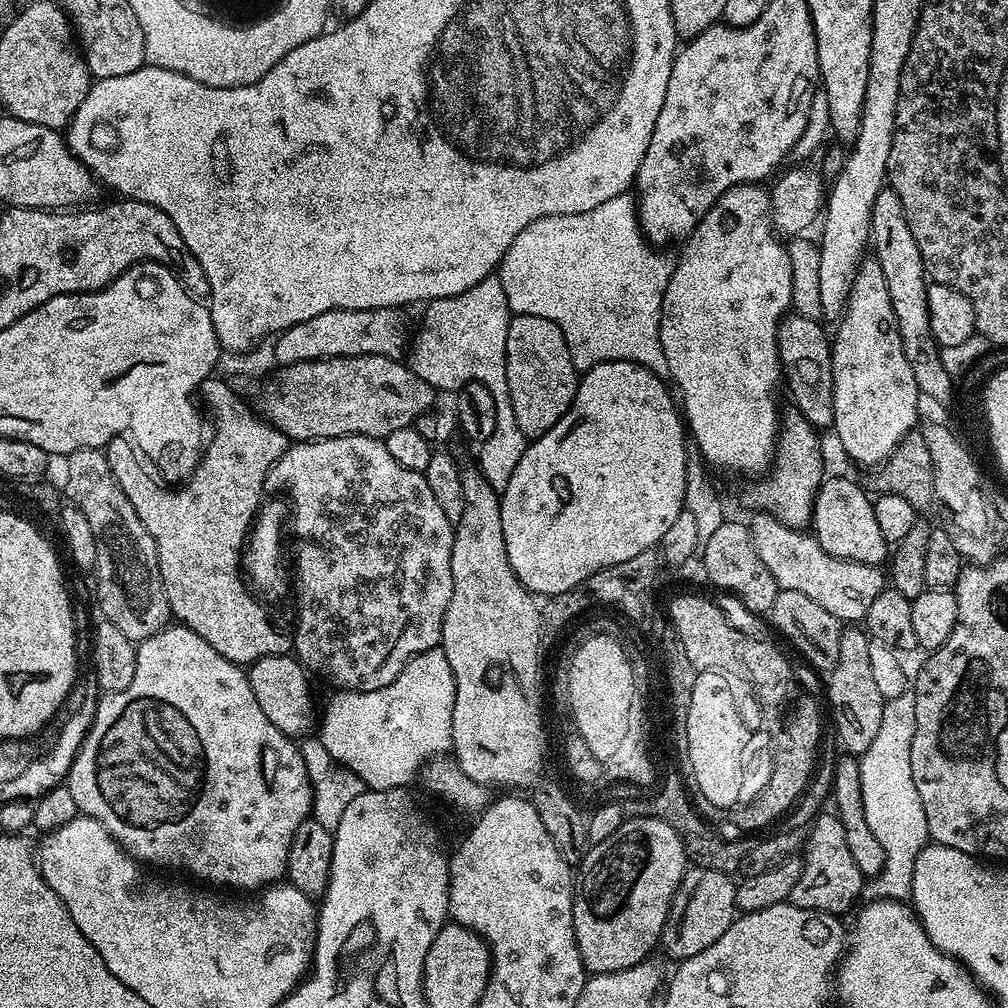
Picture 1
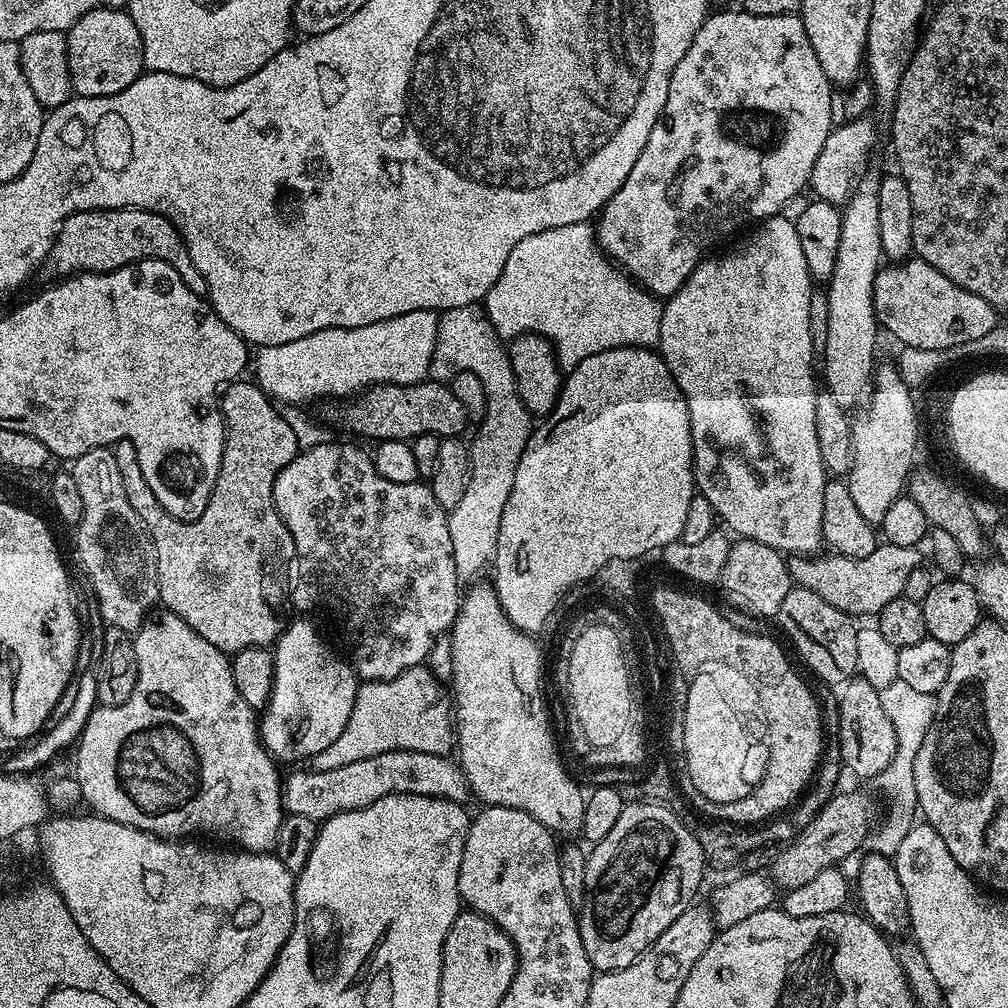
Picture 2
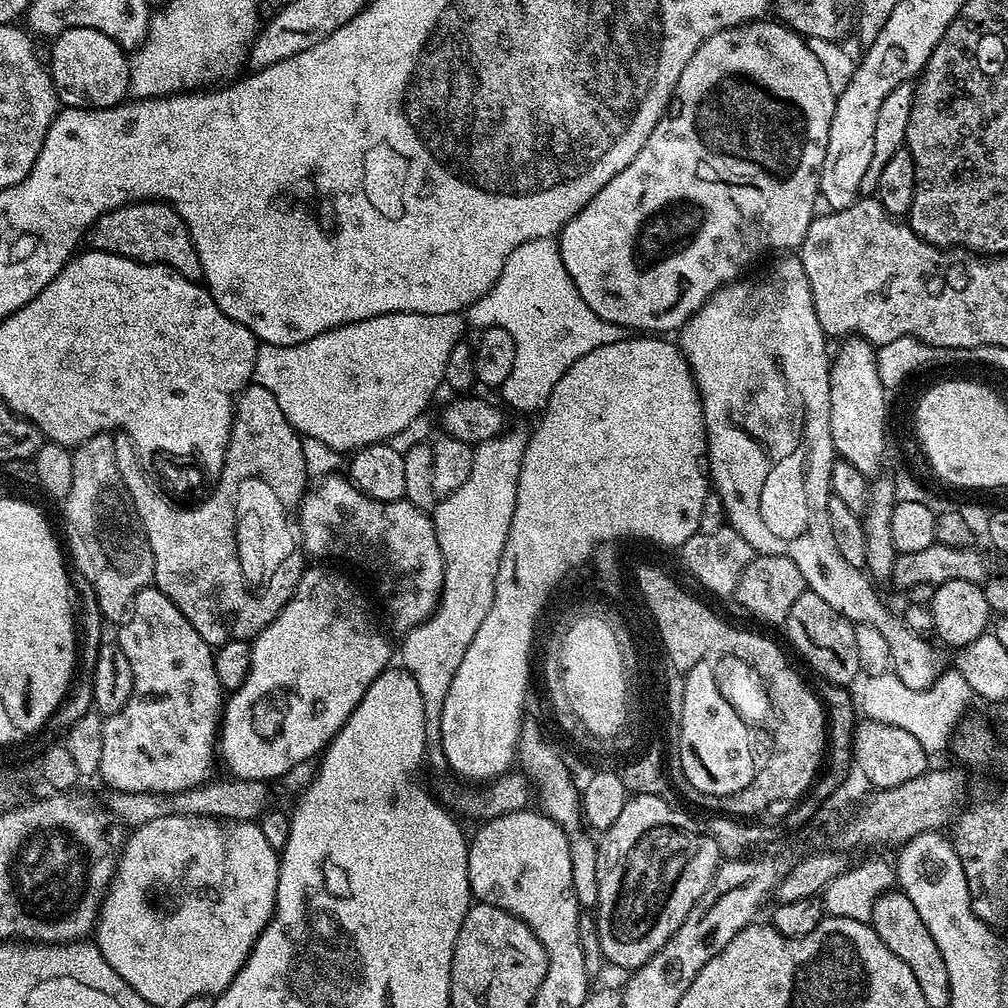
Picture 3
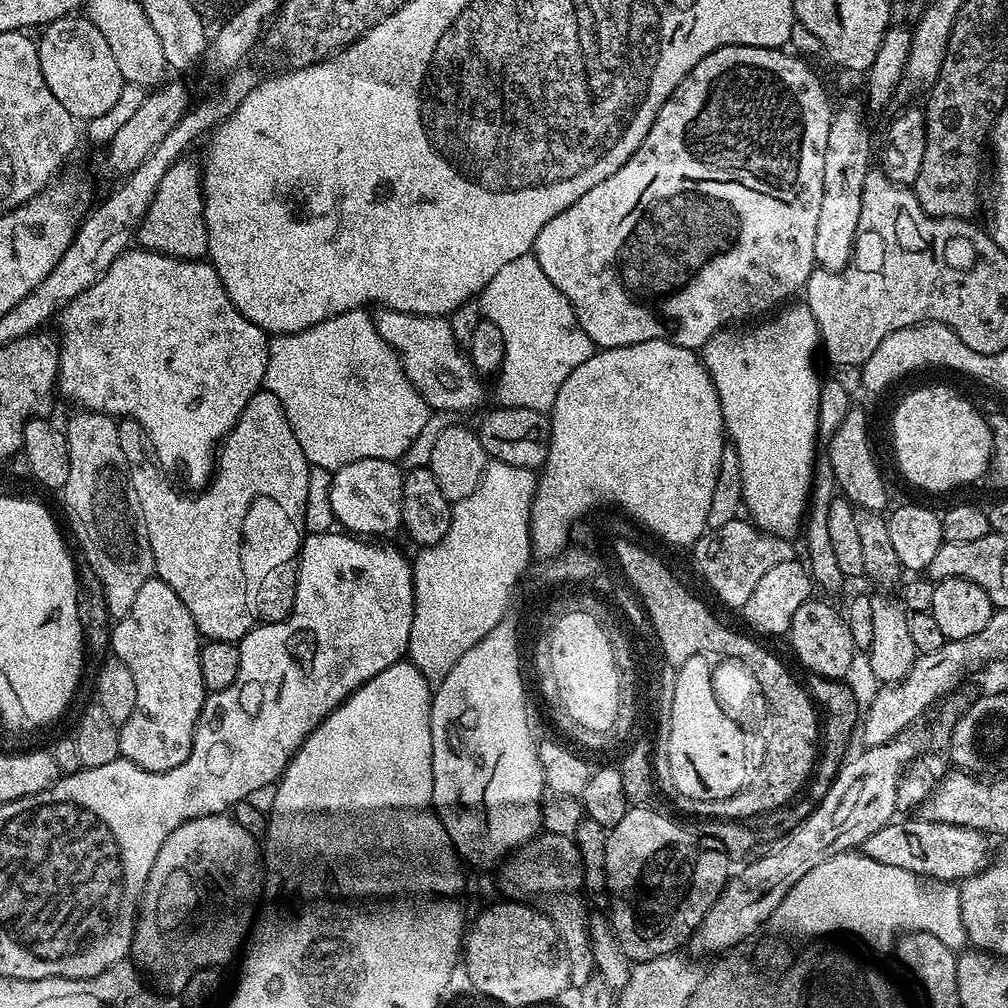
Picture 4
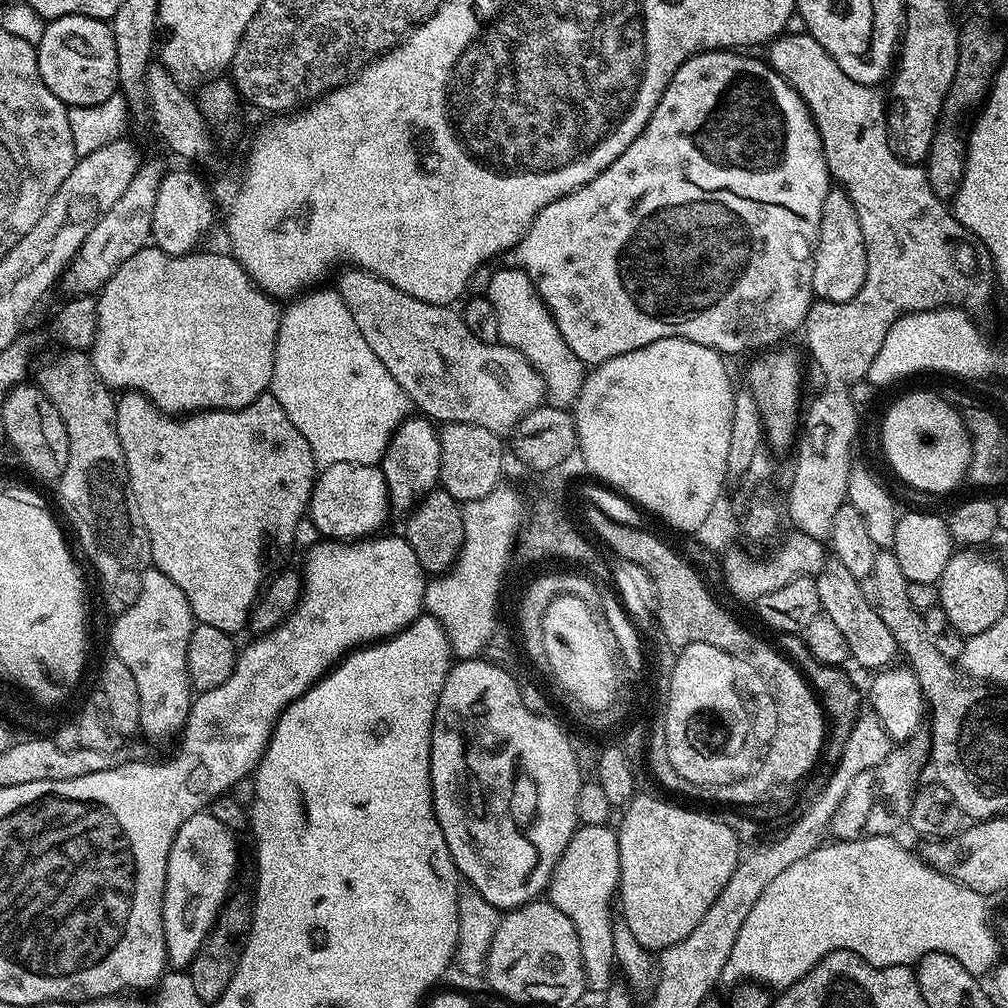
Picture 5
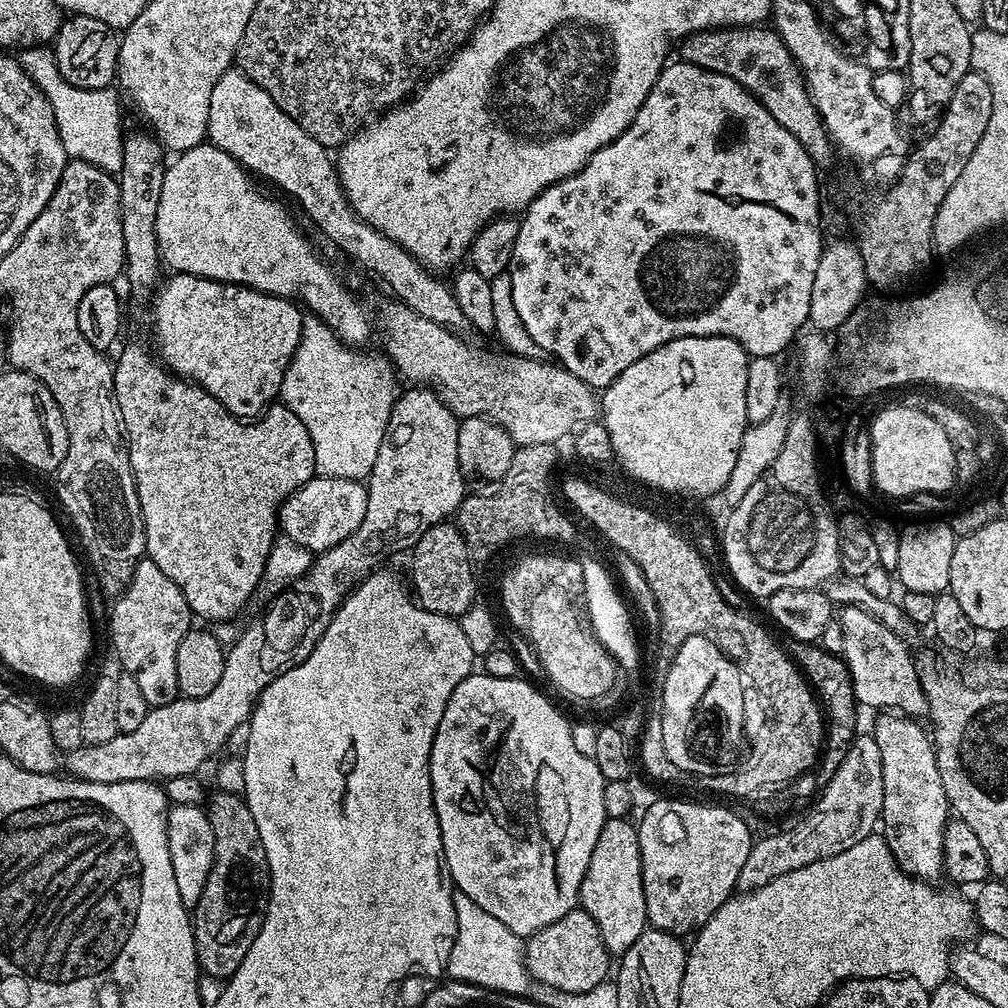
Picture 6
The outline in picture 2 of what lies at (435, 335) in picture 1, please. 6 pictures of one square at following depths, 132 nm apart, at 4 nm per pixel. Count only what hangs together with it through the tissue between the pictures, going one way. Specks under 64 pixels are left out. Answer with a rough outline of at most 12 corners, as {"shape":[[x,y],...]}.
{"shape":[[480,304],[439,313],[429,377],[478,374],[486,410],[462,502],[454,566],[493,563],[534,417],[509,349]]}

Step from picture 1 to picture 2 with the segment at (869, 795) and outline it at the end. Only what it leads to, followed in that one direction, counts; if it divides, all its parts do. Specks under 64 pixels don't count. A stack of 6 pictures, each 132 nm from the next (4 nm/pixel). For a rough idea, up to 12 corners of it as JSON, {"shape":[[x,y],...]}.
{"shape":[[895,680],[881,691],[896,753],[874,784],[888,799],[875,829],[894,854],[918,812],[914,758],[932,721],[932,696]]}

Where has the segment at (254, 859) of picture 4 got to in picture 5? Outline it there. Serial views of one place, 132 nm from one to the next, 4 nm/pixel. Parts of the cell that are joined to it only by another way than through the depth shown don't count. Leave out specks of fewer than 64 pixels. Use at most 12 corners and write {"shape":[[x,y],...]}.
{"shape":[[205,810],[170,846],[162,926],[191,965],[230,899],[236,840]]}

